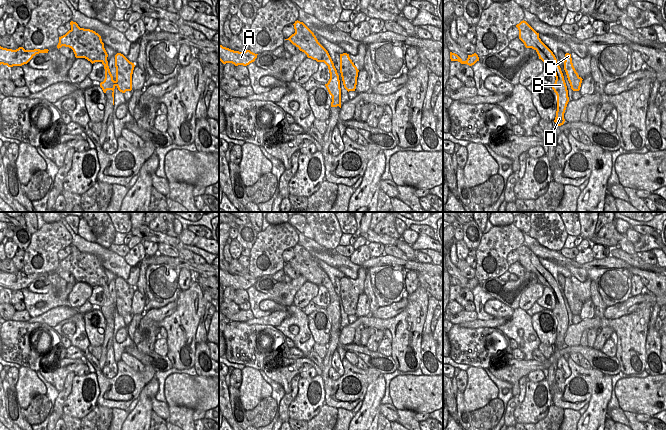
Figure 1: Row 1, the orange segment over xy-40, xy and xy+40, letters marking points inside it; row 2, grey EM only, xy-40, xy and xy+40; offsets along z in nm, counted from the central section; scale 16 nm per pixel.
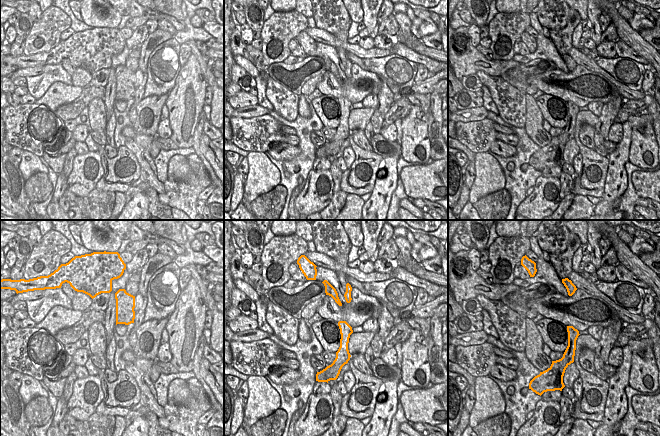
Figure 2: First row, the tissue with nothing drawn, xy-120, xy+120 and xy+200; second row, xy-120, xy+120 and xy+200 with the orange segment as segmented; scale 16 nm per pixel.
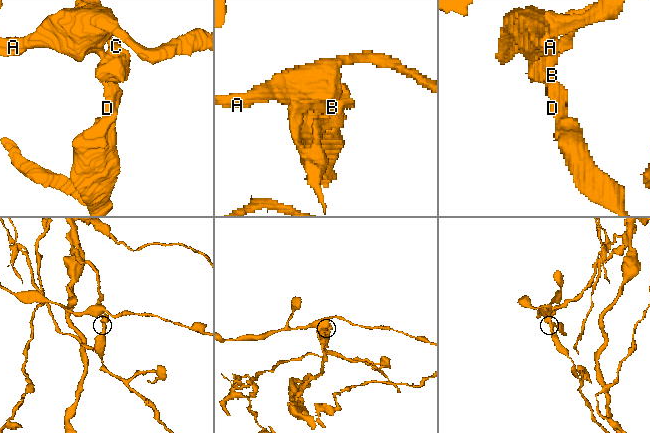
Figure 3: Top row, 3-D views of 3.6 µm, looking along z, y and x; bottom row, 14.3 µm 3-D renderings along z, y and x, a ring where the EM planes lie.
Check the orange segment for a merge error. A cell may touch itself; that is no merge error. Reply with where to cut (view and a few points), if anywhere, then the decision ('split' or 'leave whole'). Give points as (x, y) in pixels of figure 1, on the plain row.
cut xy (295, 256), (321, 280), (322, 285); split

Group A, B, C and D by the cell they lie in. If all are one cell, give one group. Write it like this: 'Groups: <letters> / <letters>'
Groups: A / B C D

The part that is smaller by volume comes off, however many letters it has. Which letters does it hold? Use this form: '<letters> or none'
A

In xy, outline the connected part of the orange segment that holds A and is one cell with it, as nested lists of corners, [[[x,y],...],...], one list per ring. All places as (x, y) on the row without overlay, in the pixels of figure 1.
[[[219,268],[219,284],[223,287],[232,287],[235,290],[243,289],[247,290],[254,286],[258,278],[246,274],[243,276],[234,275],[229,272],[223,271]]]

